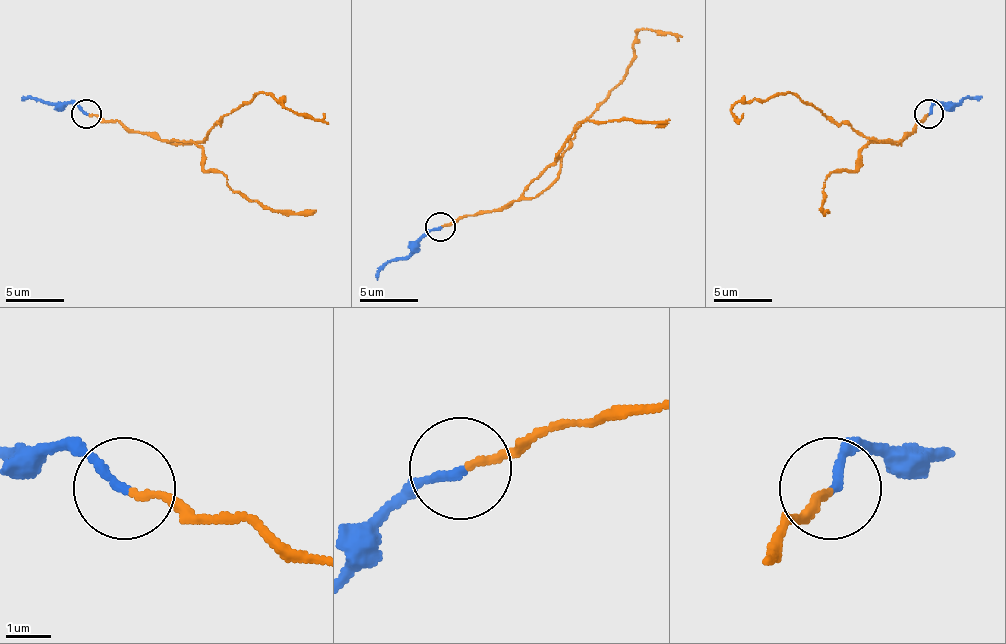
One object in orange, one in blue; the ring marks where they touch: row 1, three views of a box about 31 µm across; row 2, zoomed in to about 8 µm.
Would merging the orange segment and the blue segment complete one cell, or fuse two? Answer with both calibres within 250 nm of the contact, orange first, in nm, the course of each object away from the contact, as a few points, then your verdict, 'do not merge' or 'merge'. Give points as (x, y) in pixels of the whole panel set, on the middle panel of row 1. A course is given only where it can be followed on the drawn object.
160/200 nm | orange via (442, 226), (536, 197), (556, 176), (574, 129), (624, 77), (635, 36), (653, 30), (679, 41) | blue via (439, 226), (404, 258), (386, 261), (378, 279) | merge

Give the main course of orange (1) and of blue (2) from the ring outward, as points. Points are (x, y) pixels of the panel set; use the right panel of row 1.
1: (928, 114), (899, 143), (864, 137), (793, 93), (738, 102), (732, 114), (738, 120), (743, 114)
2: (928, 114), (937, 102), (981, 99)

